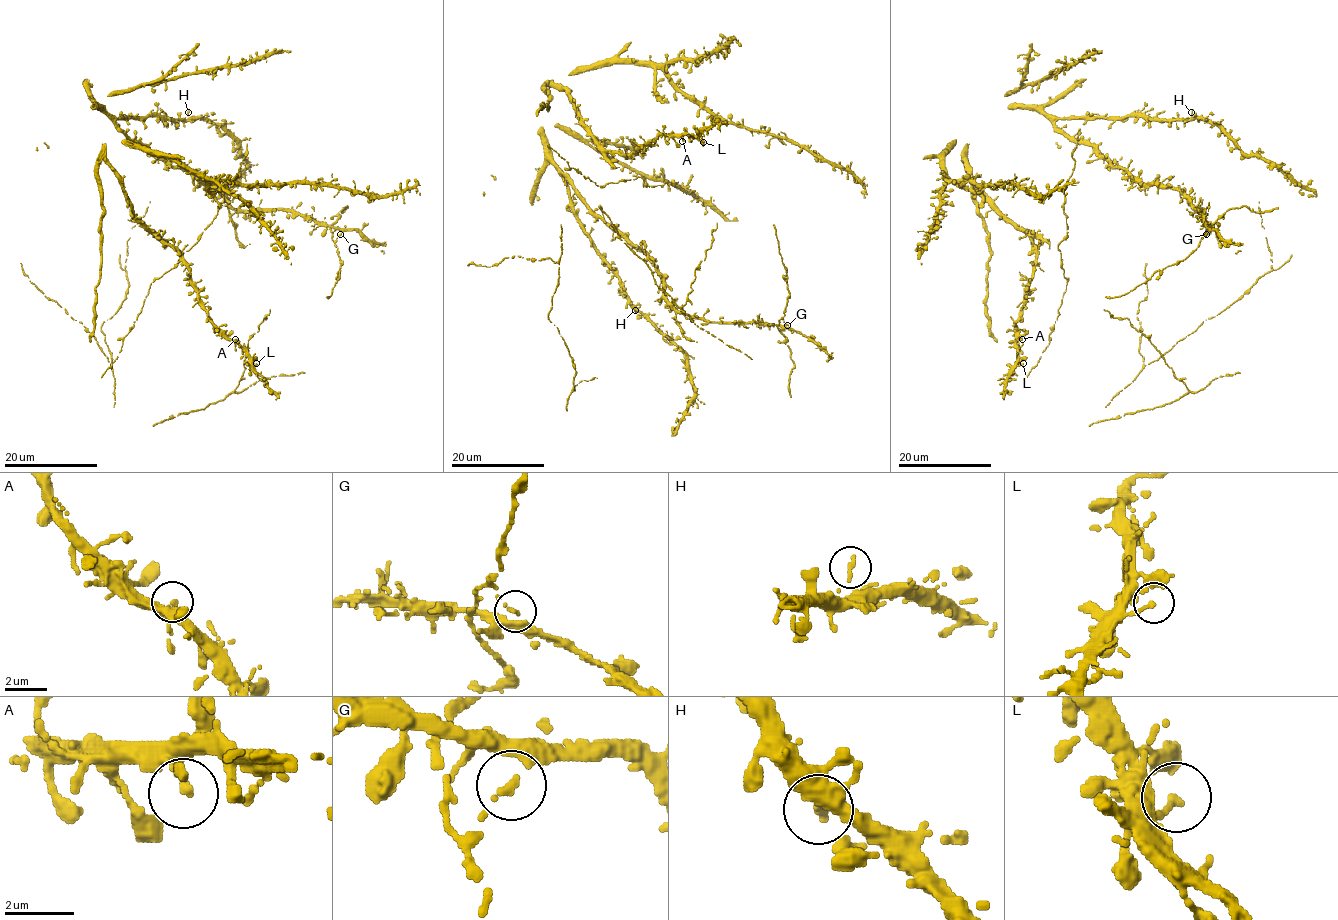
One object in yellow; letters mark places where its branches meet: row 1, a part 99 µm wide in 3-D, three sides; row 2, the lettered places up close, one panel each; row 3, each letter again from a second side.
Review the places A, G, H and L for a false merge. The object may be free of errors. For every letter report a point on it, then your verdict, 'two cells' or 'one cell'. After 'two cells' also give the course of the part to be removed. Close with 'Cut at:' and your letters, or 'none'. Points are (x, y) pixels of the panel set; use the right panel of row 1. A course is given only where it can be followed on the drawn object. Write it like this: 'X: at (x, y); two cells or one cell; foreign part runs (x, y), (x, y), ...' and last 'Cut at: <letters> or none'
A: at (1022, 339); one cell
G: at (1206, 234); two cells; foreign part runs (1205, 234), (1184, 259), (1157, 270), (1146, 282), (1129, 292), (1105, 297)
H: at (1191, 112); one cell
L: at (1023, 363); one cell
Cut at: G

